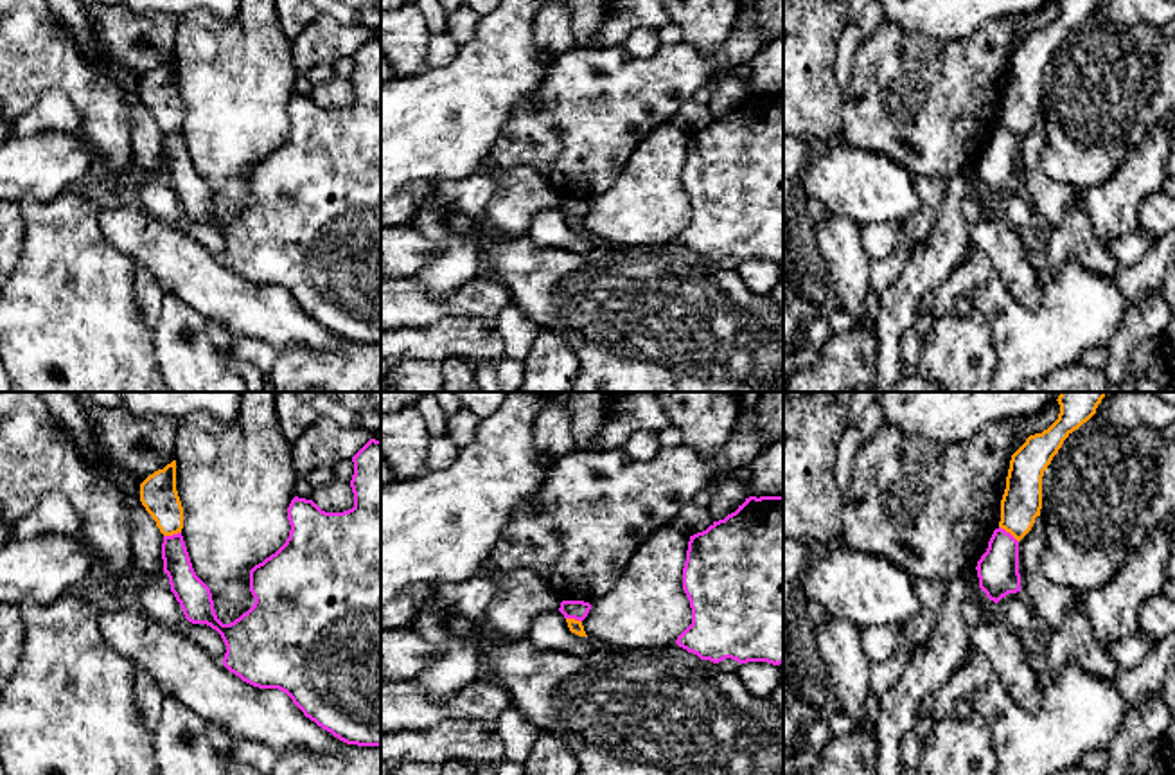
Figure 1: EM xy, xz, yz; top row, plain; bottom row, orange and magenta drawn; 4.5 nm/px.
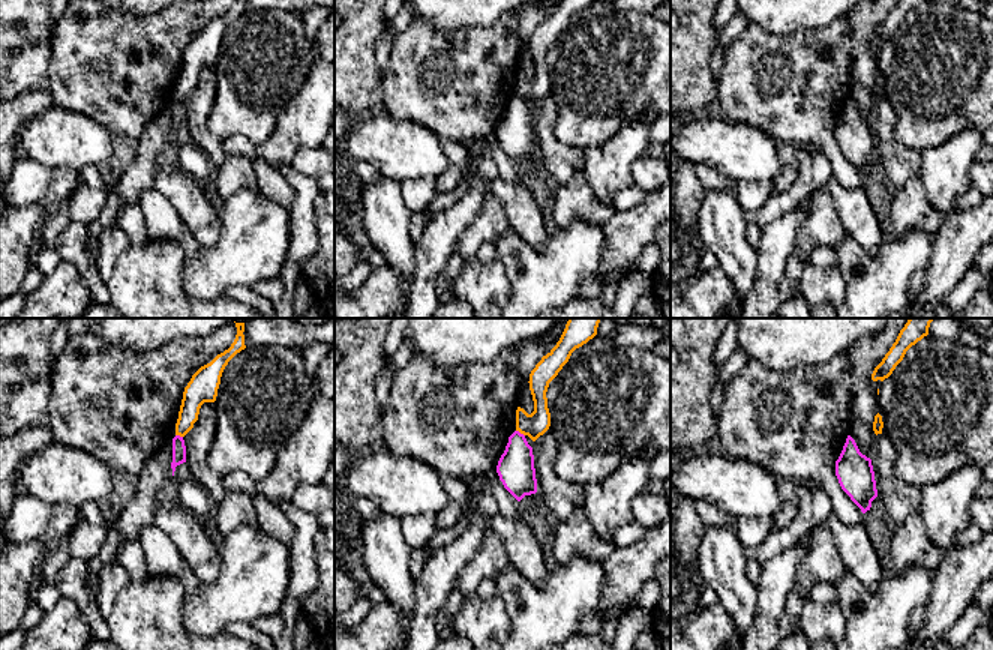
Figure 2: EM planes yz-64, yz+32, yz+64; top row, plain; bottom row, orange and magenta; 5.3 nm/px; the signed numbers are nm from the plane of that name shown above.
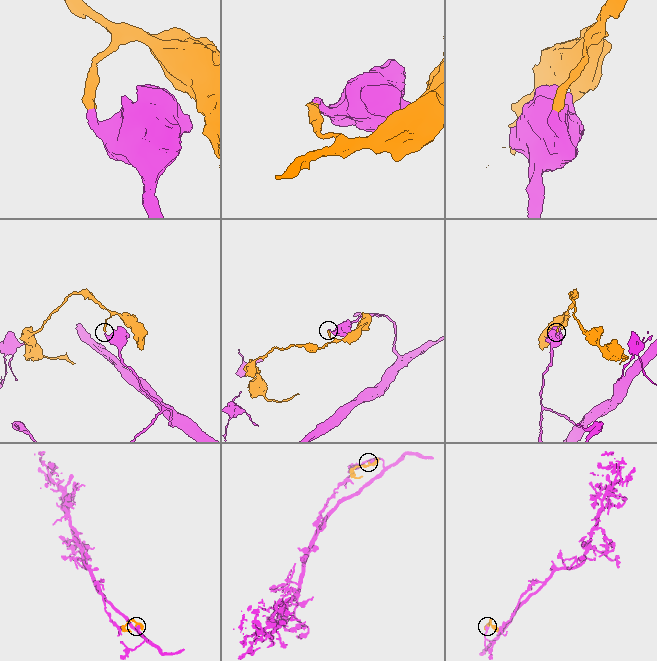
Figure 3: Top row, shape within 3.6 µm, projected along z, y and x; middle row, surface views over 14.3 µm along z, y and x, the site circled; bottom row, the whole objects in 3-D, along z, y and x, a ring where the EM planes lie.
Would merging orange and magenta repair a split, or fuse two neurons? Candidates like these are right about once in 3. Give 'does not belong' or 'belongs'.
does not belong

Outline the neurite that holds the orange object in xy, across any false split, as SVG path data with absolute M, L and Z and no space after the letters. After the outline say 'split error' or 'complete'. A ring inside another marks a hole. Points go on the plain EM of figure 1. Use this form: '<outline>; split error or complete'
M176 58L140 81L140 99L163 133L181 129L183 104L176 88Z; complete

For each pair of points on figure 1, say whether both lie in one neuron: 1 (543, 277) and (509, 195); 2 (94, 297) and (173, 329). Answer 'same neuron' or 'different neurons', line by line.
1: different neurons
2: different neurons

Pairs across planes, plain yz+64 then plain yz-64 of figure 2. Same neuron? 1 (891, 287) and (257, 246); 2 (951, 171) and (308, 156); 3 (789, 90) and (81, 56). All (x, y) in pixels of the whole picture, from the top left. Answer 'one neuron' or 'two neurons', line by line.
1: one neuron
2: two neurons
3: one neuron

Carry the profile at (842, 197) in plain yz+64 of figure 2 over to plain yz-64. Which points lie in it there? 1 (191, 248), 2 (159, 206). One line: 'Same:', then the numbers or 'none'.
Same: none

